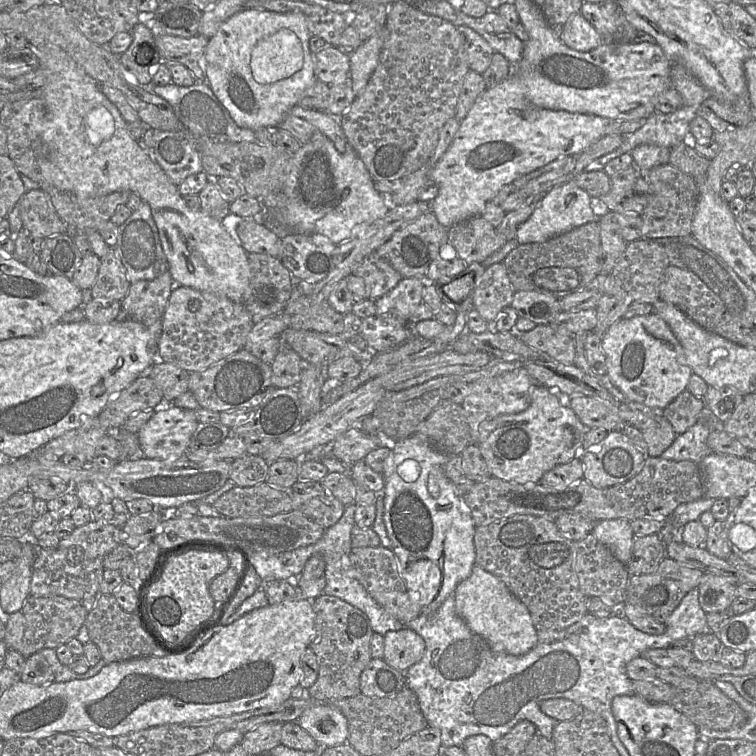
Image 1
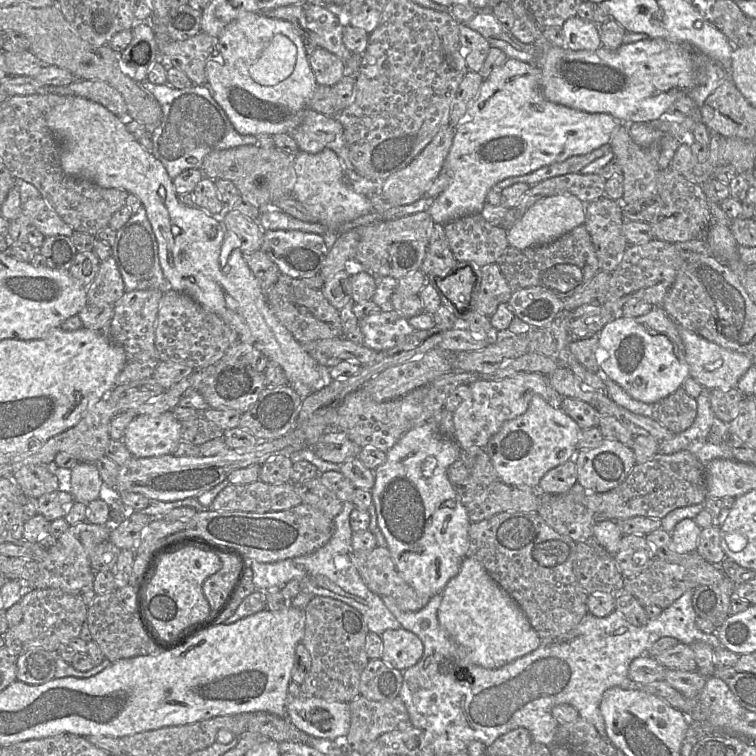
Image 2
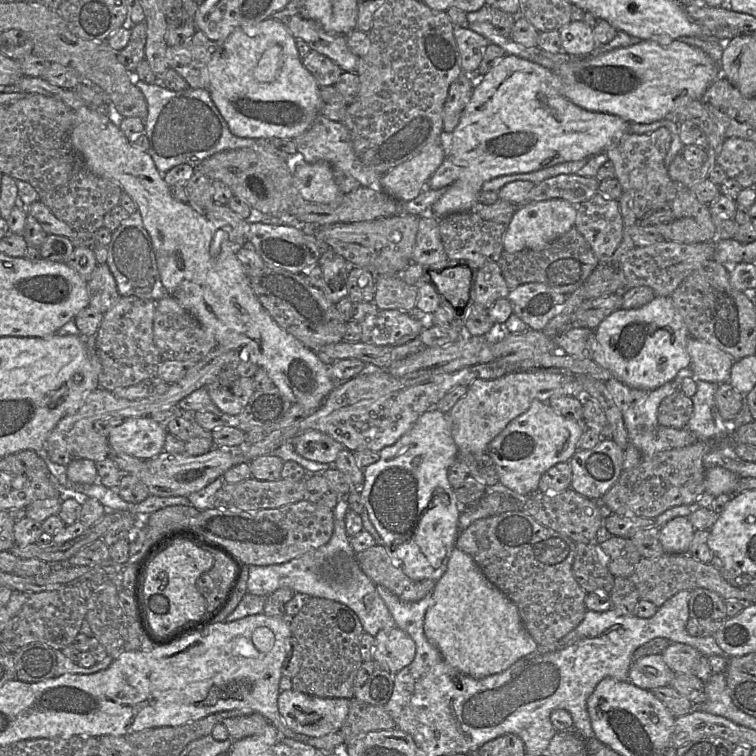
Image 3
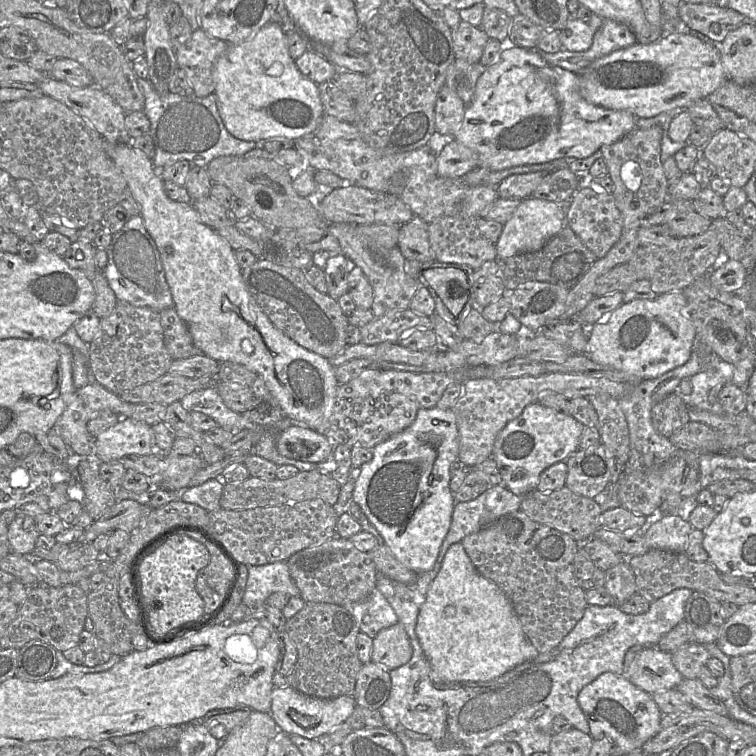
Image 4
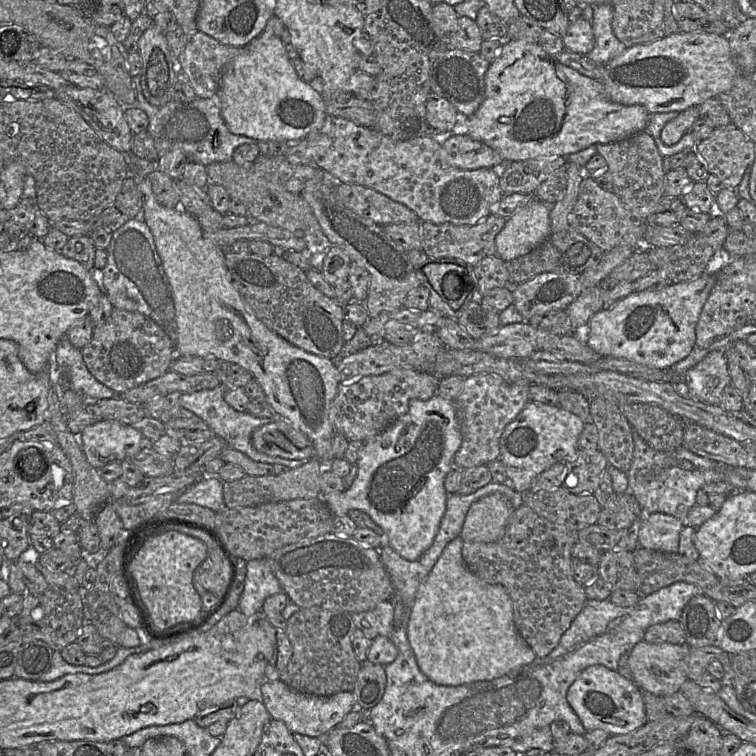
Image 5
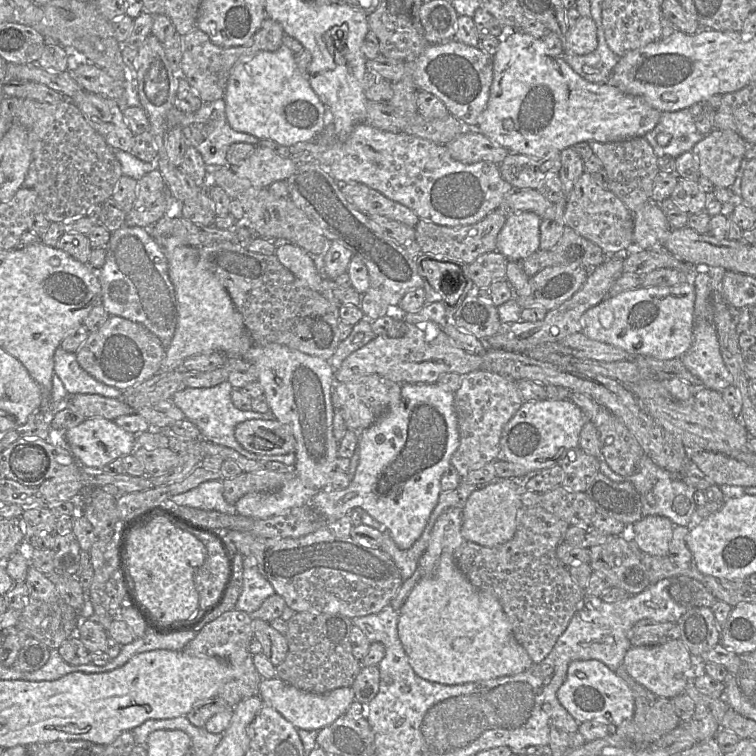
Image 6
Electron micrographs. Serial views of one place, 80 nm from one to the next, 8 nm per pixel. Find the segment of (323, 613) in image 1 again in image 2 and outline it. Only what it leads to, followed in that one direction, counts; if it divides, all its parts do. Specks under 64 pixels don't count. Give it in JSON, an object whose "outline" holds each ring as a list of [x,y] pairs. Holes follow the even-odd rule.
{"outline":[[[324,596],[312,597],[304,613],[305,630],[301,643],[310,653],[311,667],[300,684],[301,696],[352,701],[360,695],[360,676],[370,660],[365,648],[370,631],[365,618],[354,607]]]}

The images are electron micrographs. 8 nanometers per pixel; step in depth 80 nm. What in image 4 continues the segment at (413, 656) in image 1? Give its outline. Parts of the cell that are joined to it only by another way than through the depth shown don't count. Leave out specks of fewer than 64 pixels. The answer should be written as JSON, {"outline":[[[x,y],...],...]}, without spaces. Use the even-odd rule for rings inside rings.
{"outline":[[[400,622],[380,630],[373,638],[371,660],[390,670],[406,664],[412,654],[410,638]]]}

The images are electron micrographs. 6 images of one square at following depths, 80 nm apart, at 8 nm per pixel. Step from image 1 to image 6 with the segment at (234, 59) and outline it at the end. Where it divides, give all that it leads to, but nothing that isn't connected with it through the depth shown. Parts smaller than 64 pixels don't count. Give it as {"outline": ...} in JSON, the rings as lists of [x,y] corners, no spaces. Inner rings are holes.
{"outline":[[[283,44],[276,51],[261,51],[249,61],[238,64],[229,77],[223,99],[226,119],[233,130],[251,134],[258,139],[273,140],[287,147],[311,141],[328,123],[327,106],[314,92],[308,78],[299,71],[294,53]]]}

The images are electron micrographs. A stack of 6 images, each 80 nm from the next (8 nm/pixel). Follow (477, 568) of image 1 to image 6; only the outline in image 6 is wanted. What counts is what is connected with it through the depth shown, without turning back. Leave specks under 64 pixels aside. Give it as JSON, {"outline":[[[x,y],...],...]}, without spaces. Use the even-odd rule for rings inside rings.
{"outline":[[[453,551],[441,554],[435,574],[417,582],[398,612],[398,636],[409,664],[427,681],[445,685],[484,682],[522,673],[534,664],[515,639],[500,602],[470,583],[457,567]]]}

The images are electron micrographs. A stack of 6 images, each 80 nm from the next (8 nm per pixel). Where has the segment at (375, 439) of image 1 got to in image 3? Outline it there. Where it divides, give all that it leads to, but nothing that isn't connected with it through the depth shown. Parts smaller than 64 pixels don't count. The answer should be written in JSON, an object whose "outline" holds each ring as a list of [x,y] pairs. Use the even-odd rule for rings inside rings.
{"outline":[[[308,430],[297,435],[292,443],[300,456],[319,463],[335,462],[338,453],[345,448],[331,436],[317,430]]]}

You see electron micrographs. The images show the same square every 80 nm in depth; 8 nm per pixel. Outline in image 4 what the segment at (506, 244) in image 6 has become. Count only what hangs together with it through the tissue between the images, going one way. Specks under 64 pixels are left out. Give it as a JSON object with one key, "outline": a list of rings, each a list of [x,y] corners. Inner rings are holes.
{"outline":[[[535,197],[526,198],[503,226],[497,242],[497,258],[538,251],[565,226],[567,226],[565,205]]]}

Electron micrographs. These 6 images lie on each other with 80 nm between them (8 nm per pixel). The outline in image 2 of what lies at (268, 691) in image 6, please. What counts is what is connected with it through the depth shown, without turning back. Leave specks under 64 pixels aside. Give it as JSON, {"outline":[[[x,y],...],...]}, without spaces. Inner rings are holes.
{"outline":[[[297,694],[294,698],[289,696],[286,719],[312,737],[335,741],[349,731],[350,706],[349,702]]]}

